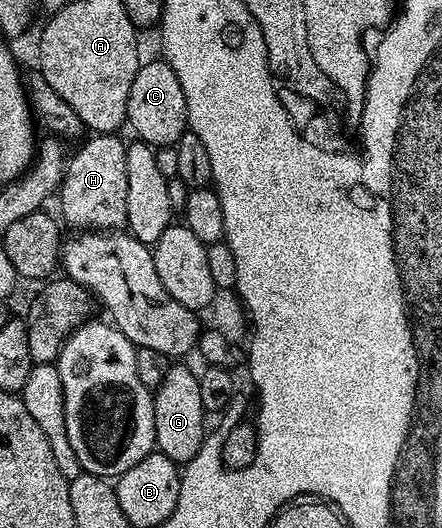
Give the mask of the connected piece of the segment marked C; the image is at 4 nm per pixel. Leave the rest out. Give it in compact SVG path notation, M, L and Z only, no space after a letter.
M165 59L150 60L139 67L136 78L132 78L132 90L128 94L128 110L126 118L129 127L134 127L134 132L139 141L143 144L149 144L151 148L169 148L177 145L178 139L182 133L187 131L186 123L186 103L184 102L184 90L180 87L180 78L176 78L176 70L166 63Z

